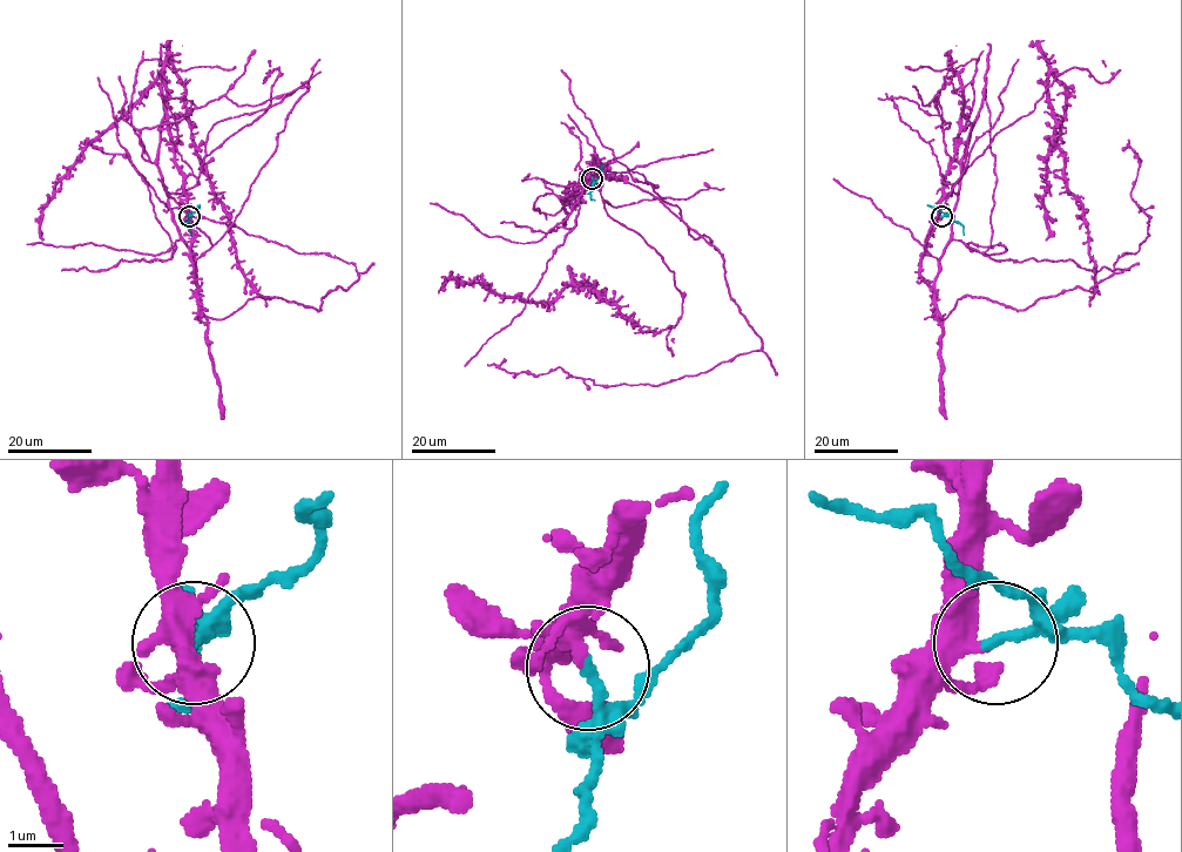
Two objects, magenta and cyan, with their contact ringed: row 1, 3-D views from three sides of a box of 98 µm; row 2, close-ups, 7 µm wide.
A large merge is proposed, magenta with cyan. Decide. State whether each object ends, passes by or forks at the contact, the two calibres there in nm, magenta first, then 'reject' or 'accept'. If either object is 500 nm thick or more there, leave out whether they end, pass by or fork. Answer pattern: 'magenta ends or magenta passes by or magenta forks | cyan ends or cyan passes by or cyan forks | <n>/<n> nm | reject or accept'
magenta forks | cyan ends | 240/200 nm | reject

